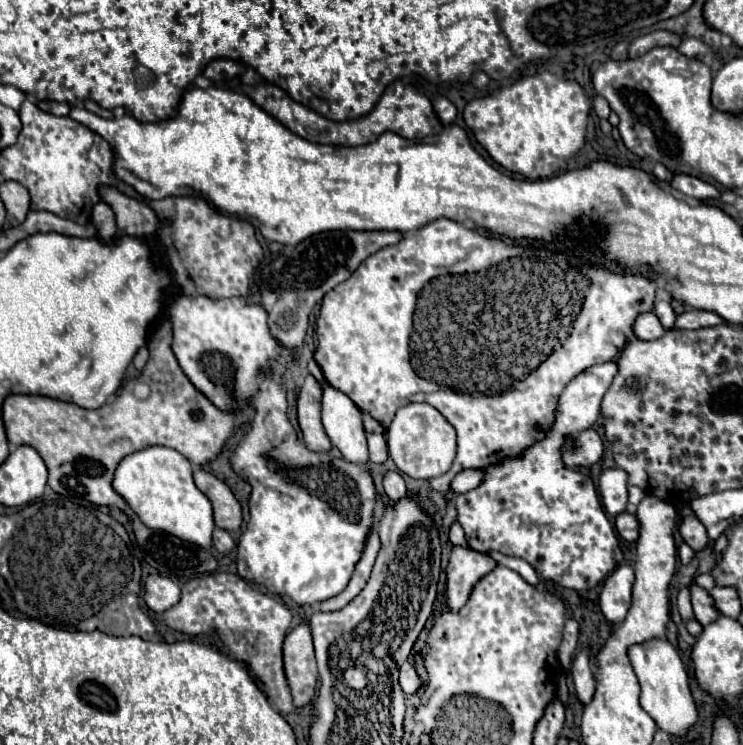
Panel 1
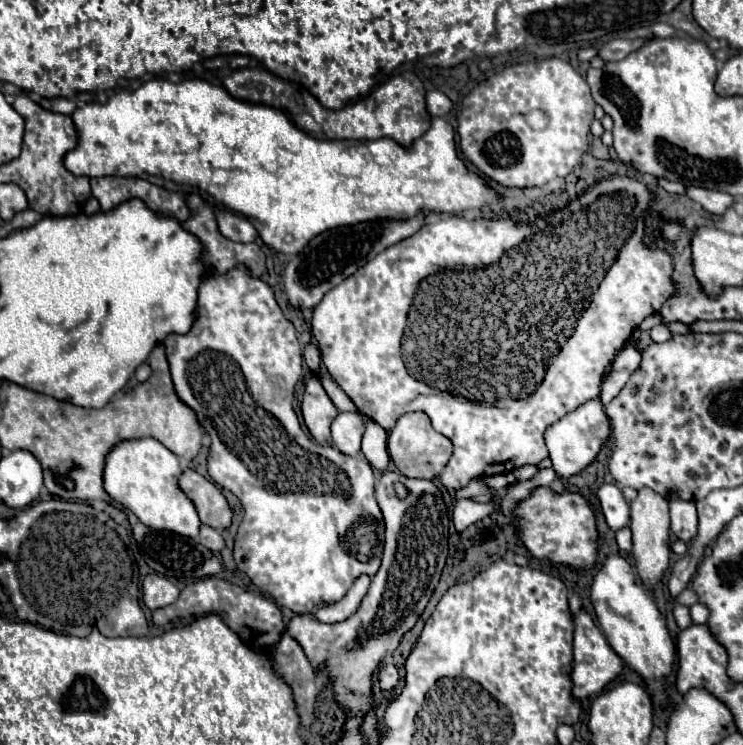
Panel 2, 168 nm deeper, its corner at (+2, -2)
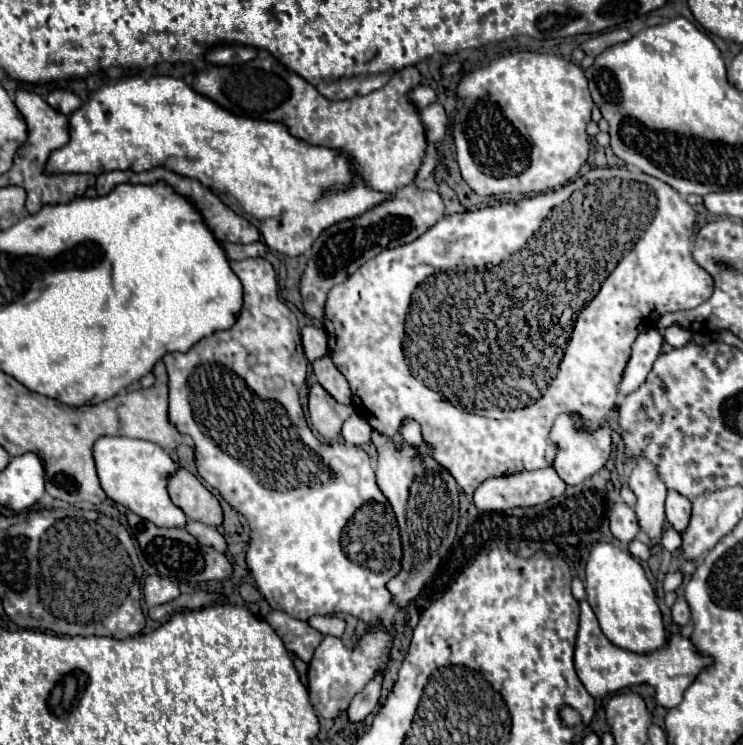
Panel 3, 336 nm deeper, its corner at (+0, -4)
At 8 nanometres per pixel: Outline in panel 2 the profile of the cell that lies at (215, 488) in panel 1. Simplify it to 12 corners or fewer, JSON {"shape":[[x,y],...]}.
{"shape":[[193,469],[179,489],[201,523],[219,531],[231,525],[231,507],[215,483]]}

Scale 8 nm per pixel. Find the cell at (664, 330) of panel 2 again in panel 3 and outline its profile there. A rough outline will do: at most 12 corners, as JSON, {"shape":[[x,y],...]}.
{"shape":[[671,325],[663,339],[671,347],[683,347],[691,339],[691,331]]}

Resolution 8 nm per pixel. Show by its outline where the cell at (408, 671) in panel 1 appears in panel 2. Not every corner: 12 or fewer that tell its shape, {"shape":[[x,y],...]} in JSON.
{"shape":[[383,661],[379,667],[379,687],[395,689],[399,671],[393,663]]}

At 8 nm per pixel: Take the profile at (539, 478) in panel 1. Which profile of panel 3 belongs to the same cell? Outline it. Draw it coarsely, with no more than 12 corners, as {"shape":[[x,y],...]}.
{"shape":[[649,329],[635,339],[621,395],[647,379],[661,353],[663,337]]}

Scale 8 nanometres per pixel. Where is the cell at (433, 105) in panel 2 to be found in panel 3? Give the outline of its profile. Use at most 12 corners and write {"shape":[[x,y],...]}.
{"shape":[[419,85],[411,91],[411,99],[419,109],[435,103],[437,93]]}

